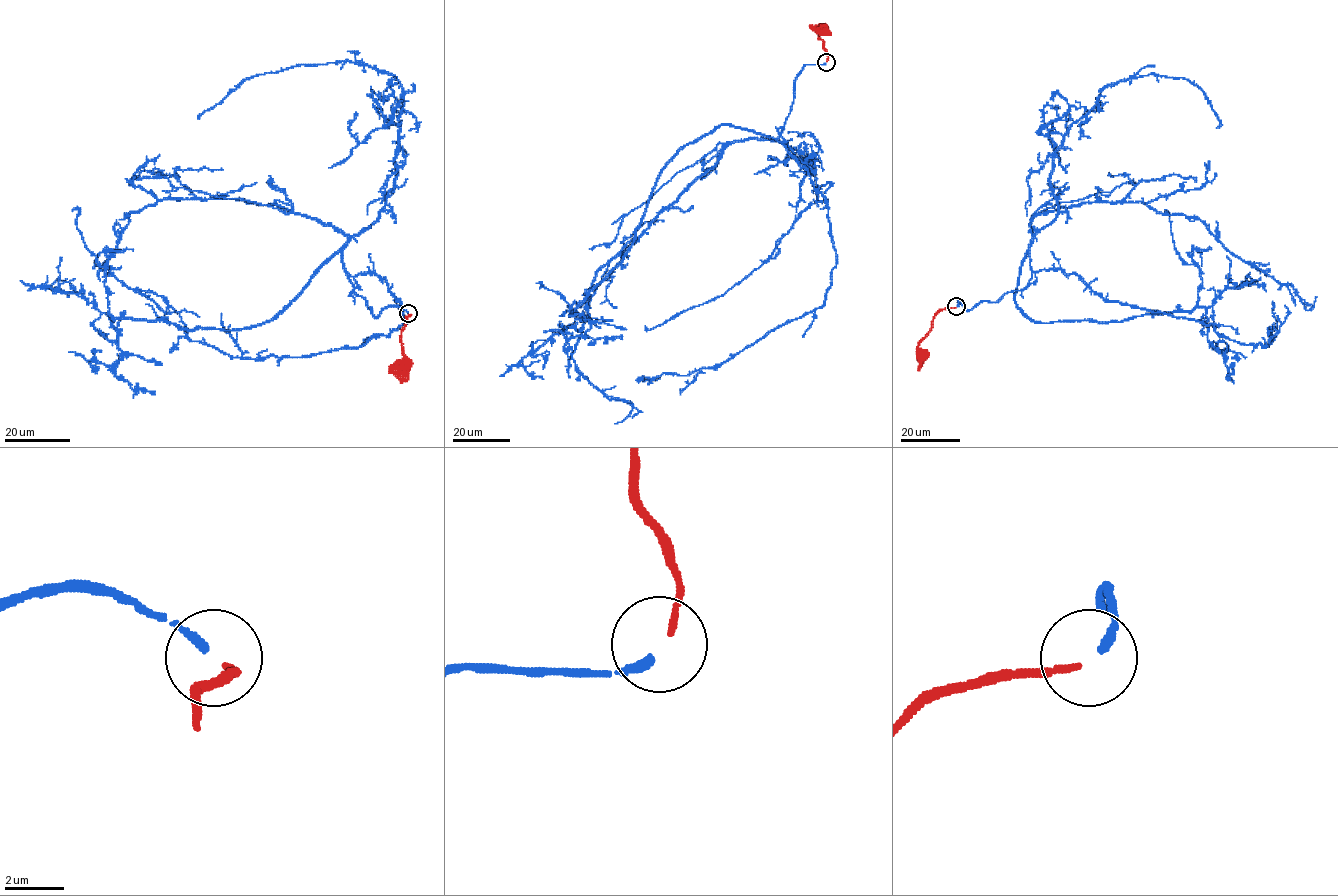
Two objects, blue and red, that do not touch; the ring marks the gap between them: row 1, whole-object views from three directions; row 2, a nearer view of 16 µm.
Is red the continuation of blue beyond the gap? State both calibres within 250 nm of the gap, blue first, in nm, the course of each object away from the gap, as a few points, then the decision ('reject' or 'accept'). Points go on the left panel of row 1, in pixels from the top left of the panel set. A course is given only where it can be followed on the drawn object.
320 nm thick on the blue side, 240 nm on the other; blue runs (407, 312), (372, 313), (338, 228), (224, 198), (127, 215), (104, 262), (161, 296), (164, 316), (146, 303); red runs (410, 314), (401, 332), (402, 365); accept

